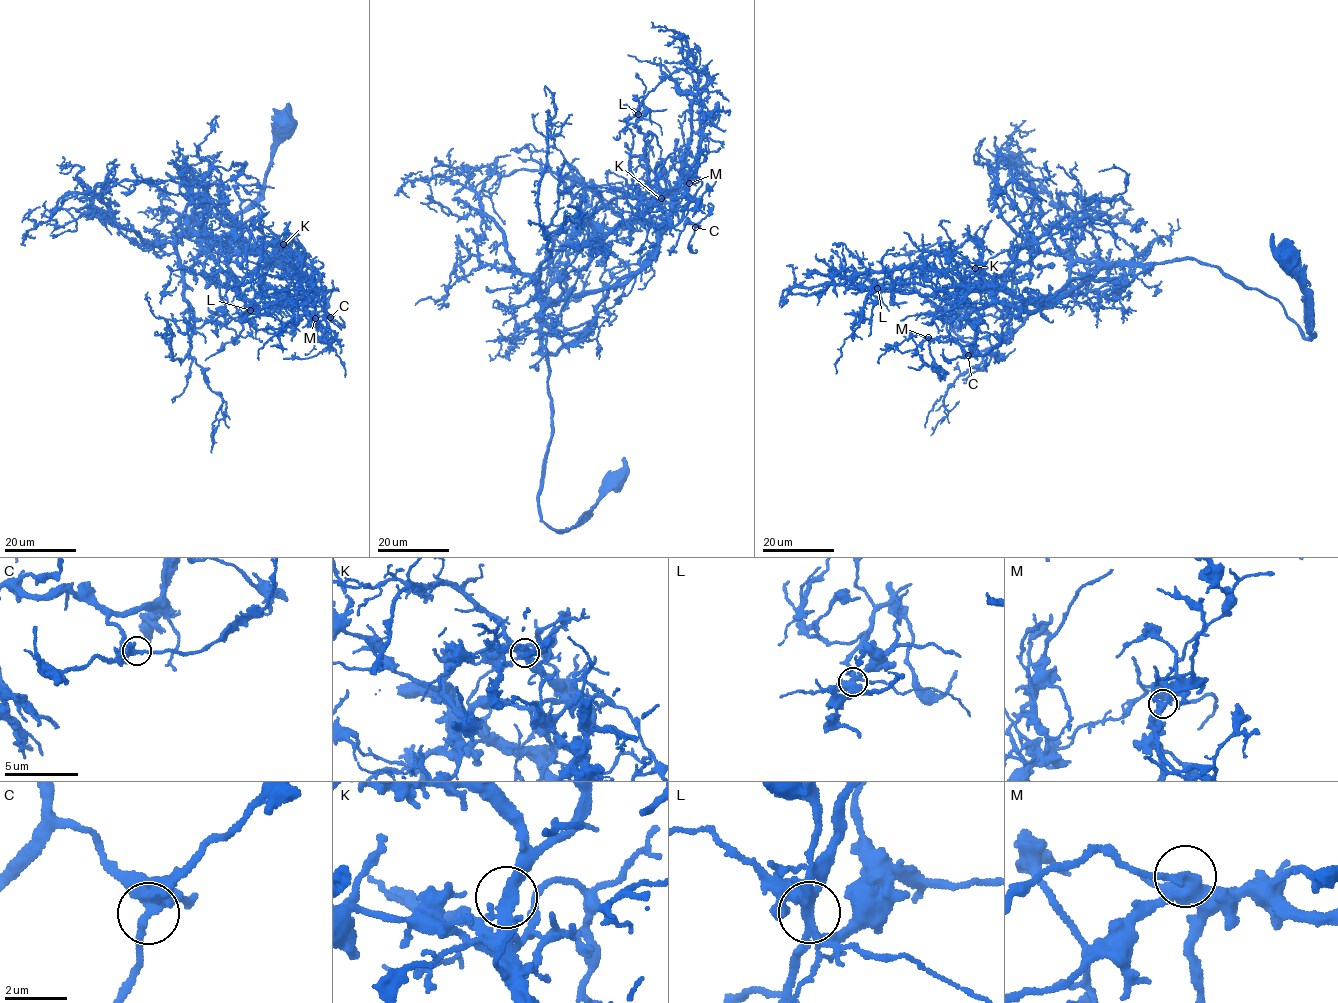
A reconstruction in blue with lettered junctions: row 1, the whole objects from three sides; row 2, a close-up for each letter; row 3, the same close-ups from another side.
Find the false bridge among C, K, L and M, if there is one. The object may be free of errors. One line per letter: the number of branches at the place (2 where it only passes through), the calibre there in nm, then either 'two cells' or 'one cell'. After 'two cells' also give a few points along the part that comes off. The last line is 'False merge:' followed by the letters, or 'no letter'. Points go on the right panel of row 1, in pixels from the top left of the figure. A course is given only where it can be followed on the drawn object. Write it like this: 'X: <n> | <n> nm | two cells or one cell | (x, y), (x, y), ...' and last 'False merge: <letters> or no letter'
C: 4 | 360 nm | one cell
K: 4 | 320 nm | one cell
L: 5 | 360 nm | one cell
M: 4 | 380 nm | one cell
False merge: no letter

